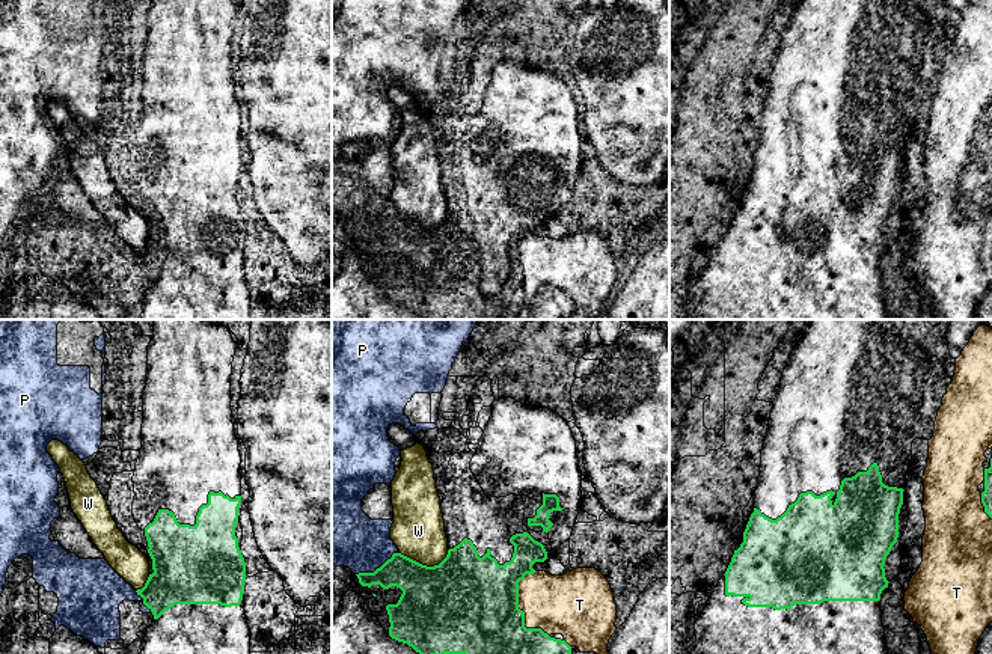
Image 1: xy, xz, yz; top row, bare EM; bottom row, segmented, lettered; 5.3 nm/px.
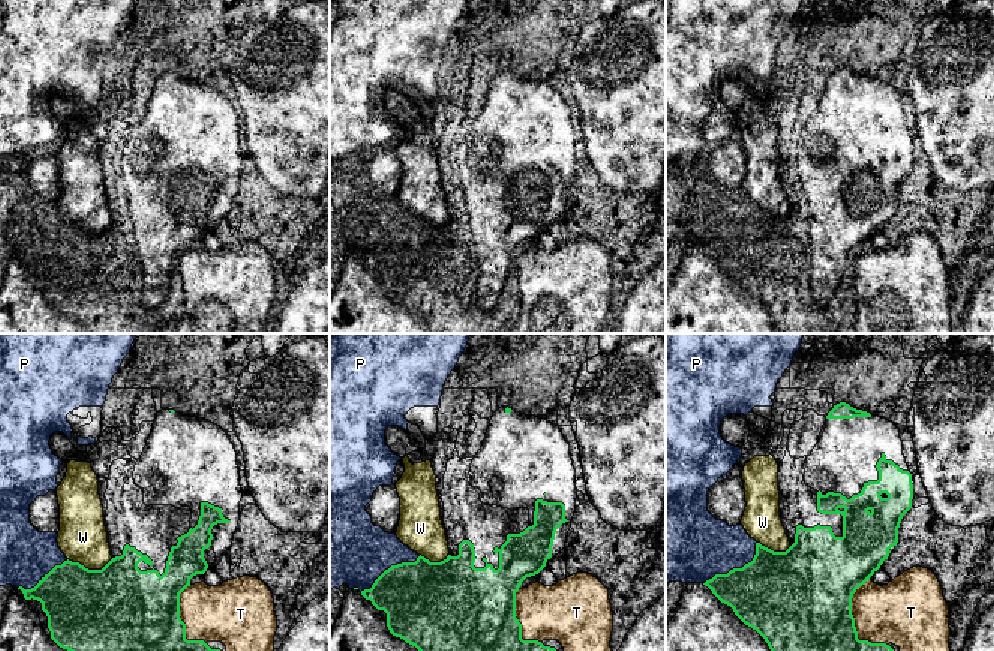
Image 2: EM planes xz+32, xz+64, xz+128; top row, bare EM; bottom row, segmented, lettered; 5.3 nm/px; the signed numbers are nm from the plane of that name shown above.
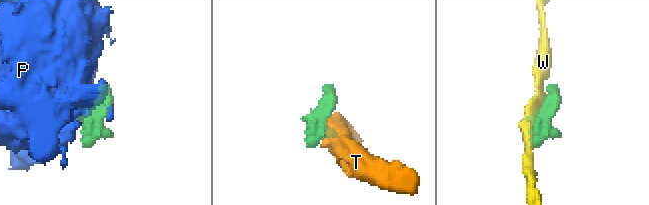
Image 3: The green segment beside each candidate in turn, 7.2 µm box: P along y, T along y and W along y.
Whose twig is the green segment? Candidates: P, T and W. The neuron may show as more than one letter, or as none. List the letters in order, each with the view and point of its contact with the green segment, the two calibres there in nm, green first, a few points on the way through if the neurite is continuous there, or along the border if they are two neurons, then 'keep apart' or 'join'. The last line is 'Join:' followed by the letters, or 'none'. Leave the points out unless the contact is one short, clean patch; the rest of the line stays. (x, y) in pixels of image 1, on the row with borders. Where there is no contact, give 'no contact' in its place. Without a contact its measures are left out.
P: xz (377, 568) | 220/320 nm | keep apart
T: xz (523, 612) | 440/320 nm | keep apart
W: xz (425, 565) | 460/280 nm | keep apart
Join: none

